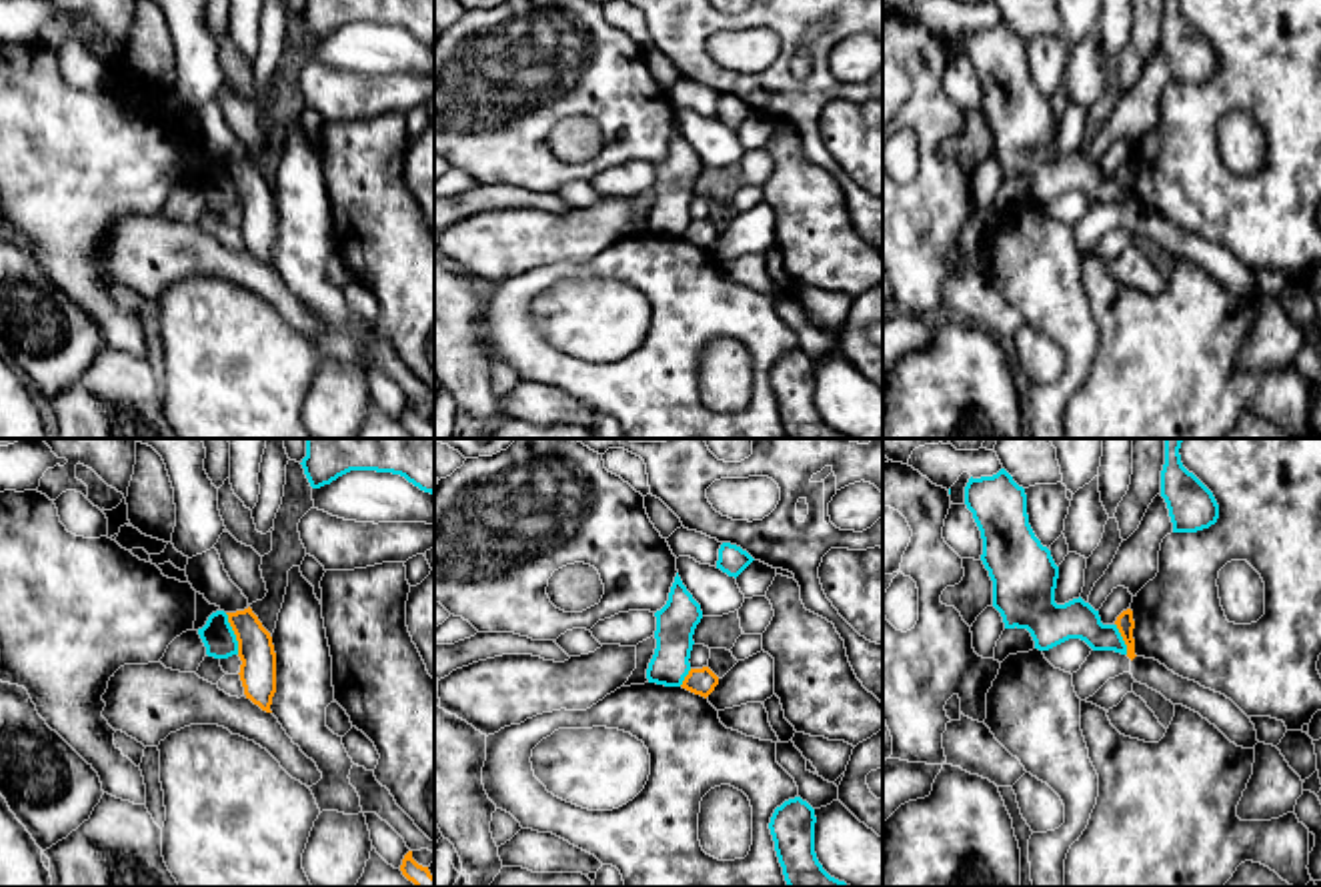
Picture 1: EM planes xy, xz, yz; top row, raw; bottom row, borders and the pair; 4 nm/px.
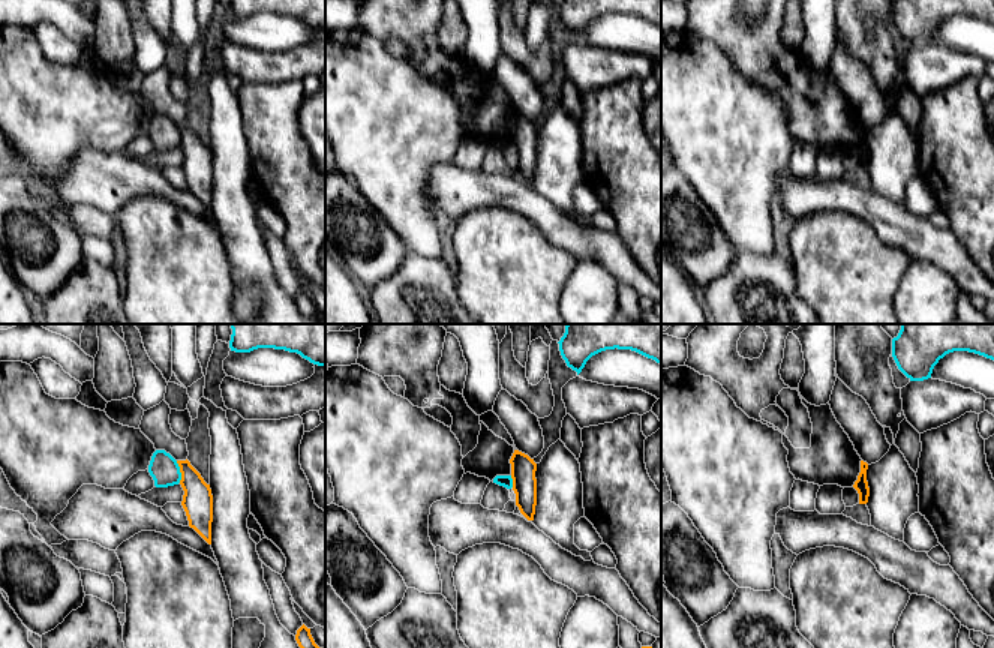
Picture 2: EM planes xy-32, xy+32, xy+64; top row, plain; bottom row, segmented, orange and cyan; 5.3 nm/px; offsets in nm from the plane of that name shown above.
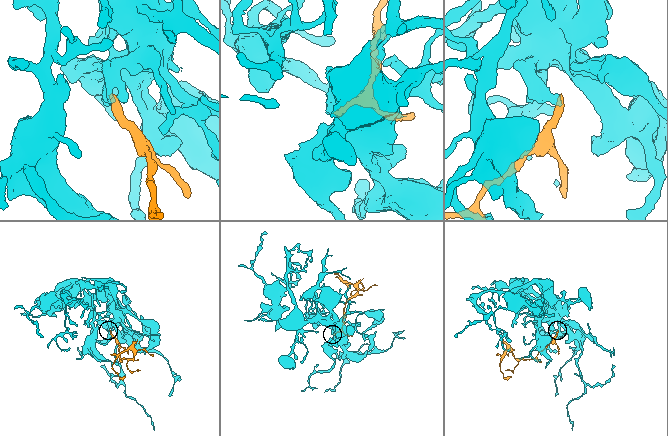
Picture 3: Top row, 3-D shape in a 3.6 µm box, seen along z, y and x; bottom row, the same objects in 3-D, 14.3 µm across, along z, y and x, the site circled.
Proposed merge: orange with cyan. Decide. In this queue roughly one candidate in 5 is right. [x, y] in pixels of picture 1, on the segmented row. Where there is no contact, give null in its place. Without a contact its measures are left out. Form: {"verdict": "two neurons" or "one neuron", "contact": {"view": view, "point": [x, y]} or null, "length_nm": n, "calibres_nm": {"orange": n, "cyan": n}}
{"verdict": "two neurons", "contact": {"view": "xy", "point": [235, 633]}, "length_nm": 180, "calibres_nm": {"orange": 140, "cyan": 130}}

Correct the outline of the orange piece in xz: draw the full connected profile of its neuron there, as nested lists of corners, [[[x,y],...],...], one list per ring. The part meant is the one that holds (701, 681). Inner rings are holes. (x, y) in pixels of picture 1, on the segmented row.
[[[703,667],[691,669],[681,687],[707,699],[717,685],[719,677],[709,667]]]

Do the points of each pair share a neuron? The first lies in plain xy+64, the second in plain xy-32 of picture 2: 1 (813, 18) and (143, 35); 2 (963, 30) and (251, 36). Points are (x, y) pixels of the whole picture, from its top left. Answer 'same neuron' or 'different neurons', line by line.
1: same neuron
2: same neuron

